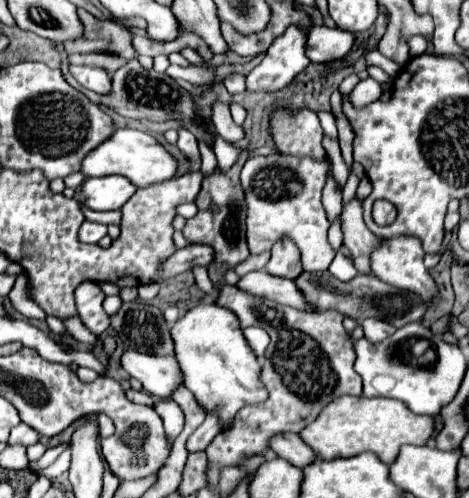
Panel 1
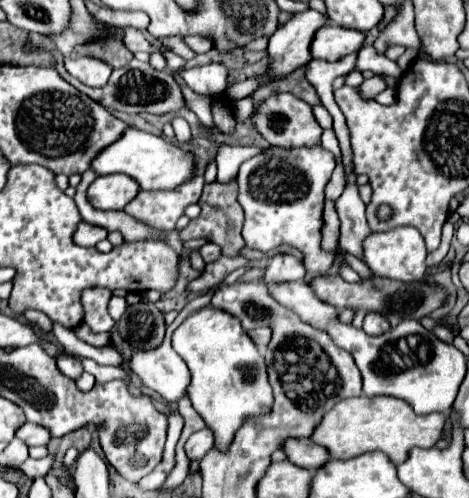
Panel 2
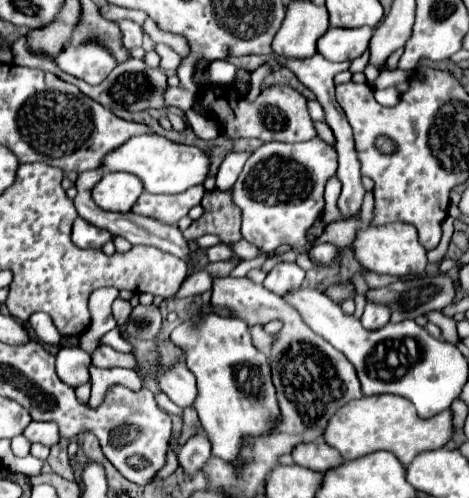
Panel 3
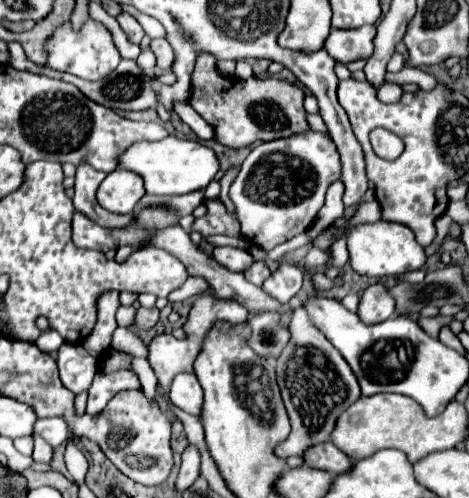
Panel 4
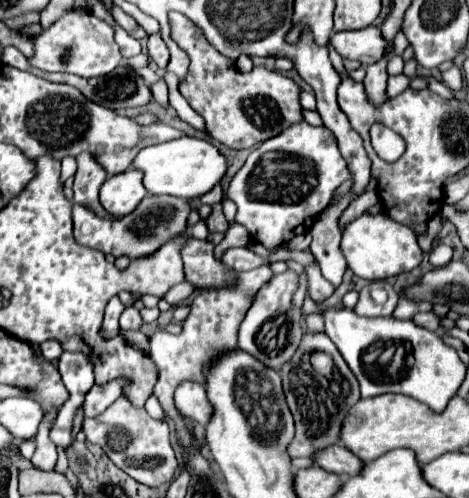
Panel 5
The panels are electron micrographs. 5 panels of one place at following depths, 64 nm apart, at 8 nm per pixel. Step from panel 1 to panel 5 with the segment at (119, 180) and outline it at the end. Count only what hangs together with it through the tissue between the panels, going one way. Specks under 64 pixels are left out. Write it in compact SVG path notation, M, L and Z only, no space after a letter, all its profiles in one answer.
M134 168L106 178L100 188L100 204L114 216L130 214L144 196L146 190L142 186L142 174Z

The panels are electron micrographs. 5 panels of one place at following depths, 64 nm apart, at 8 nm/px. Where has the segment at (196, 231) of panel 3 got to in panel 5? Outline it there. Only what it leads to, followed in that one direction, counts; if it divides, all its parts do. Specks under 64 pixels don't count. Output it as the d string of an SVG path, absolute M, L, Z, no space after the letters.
M214 204L214 206L212 206L212 212L210 212L210 216L208 216L204 222L206 222L210 234L214 234L214 232L222 232L222 234L226 234L228 228L230 228L230 222L224 218L224 214L222 214L222 206L220 206L220 204Z

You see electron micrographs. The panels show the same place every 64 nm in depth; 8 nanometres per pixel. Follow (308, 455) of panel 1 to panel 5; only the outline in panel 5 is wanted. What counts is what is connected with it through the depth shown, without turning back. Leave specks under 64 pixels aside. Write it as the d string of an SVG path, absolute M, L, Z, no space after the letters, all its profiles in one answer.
M334 444L334 446L328 446L320 452L316 452L316 456L312 456L312 460L316 466L326 468L328 472L336 472L338 476L356 476L364 464L350 450L342 448L342 444Z

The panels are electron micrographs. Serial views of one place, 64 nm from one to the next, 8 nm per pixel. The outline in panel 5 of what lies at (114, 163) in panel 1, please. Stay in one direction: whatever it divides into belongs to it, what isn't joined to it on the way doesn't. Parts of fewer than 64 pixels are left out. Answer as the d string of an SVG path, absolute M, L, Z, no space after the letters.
M182 136L176 140L168 140L162 144L142 148L136 154L132 168L140 170L144 174L144 186L146 186L148 194L154 194L154 196L170 194L170 196L178 196L178 198L200 198L214 184L218 184L220 178L224 176L226 158L208 140Z

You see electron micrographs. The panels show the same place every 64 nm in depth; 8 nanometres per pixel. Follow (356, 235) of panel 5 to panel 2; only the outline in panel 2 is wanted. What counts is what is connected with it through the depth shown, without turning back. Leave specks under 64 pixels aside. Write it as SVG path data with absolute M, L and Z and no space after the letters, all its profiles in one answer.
M412 226L396 228L390 232L372 234L364 240L364 262L372 270L374 276L398 280L398 282L424 282L426 280L426 248L424 238Z

